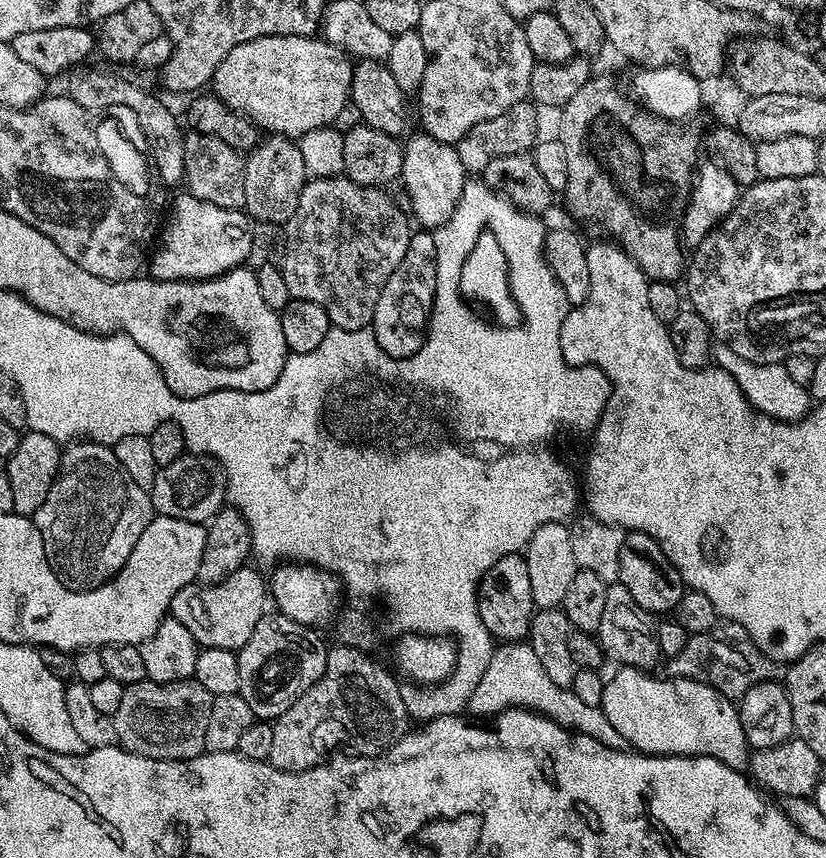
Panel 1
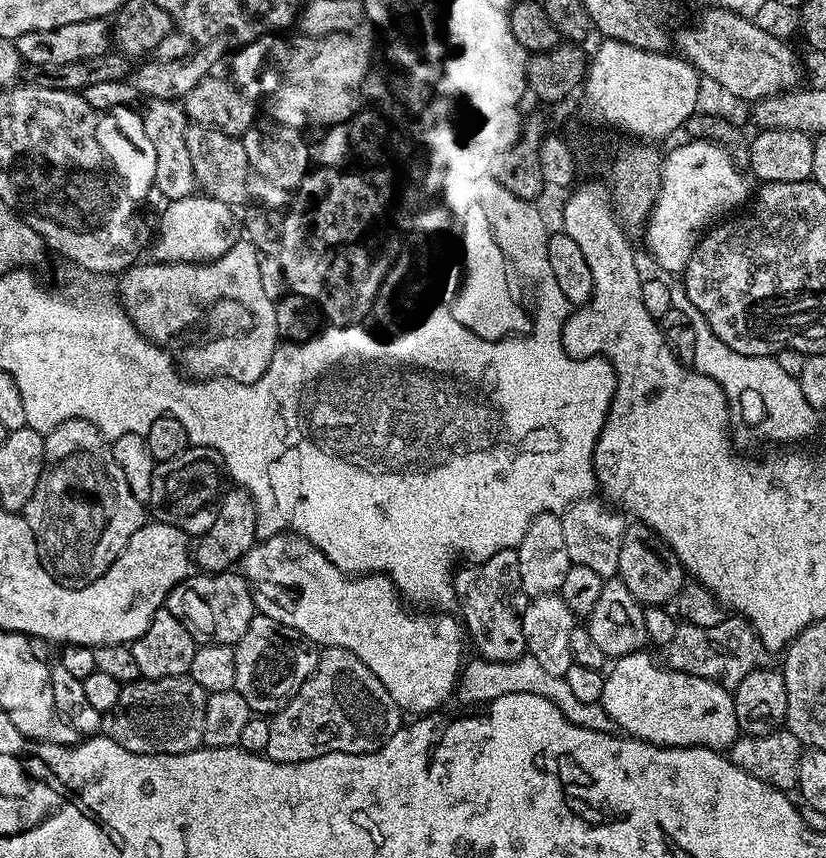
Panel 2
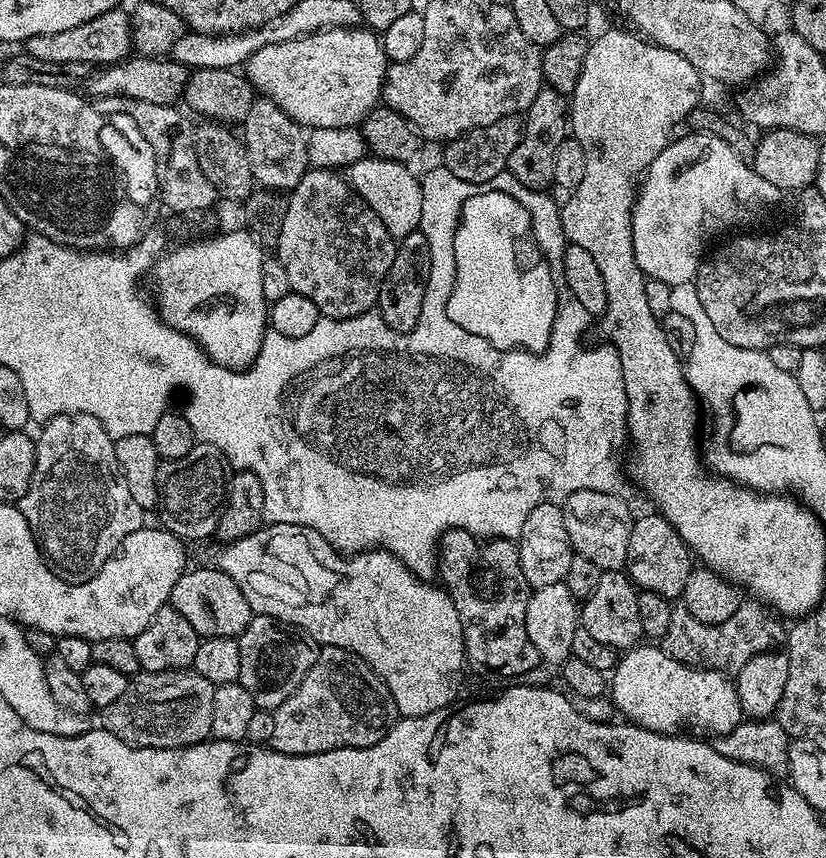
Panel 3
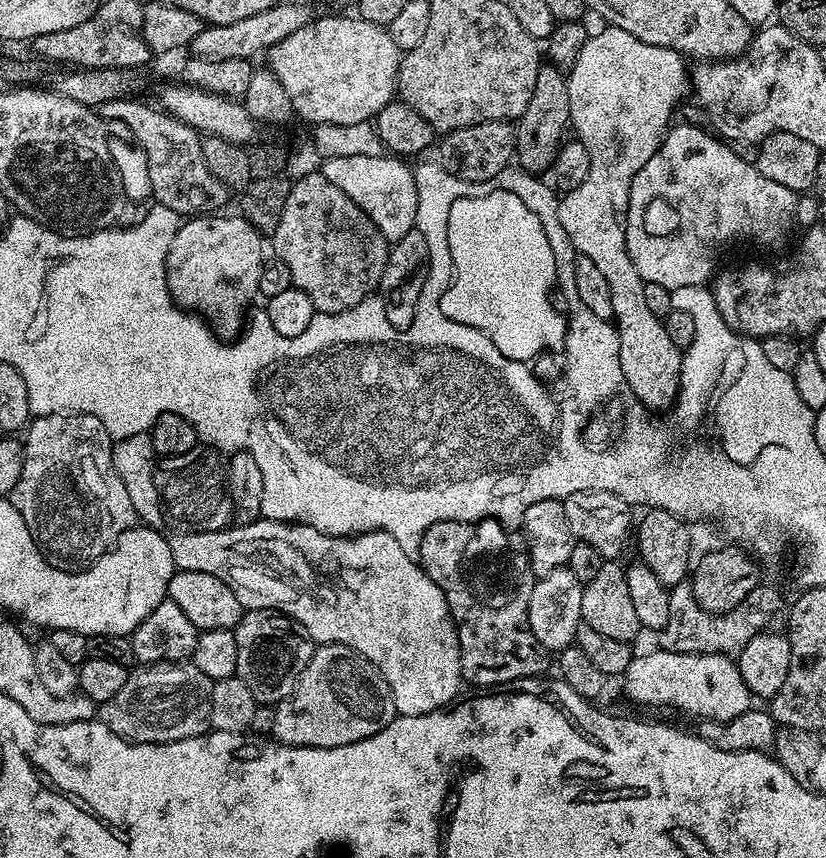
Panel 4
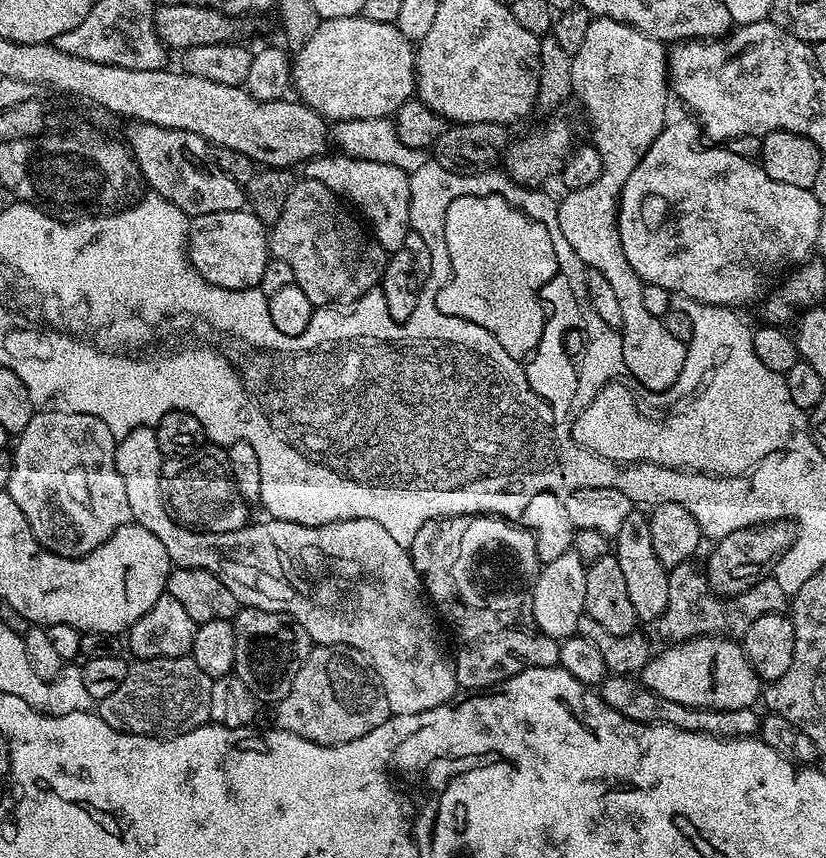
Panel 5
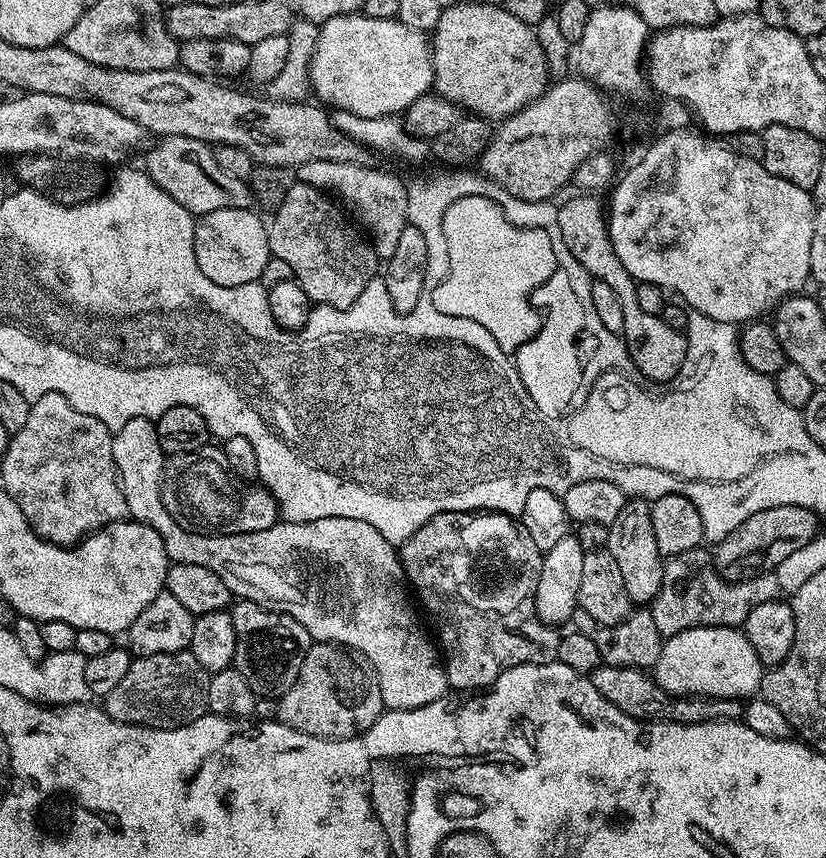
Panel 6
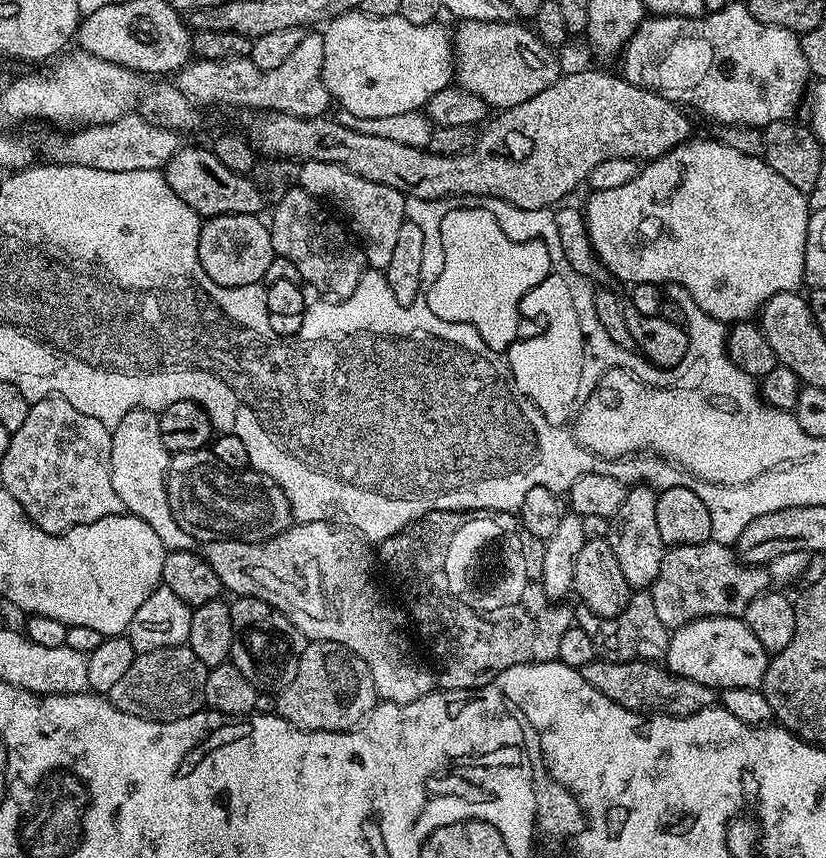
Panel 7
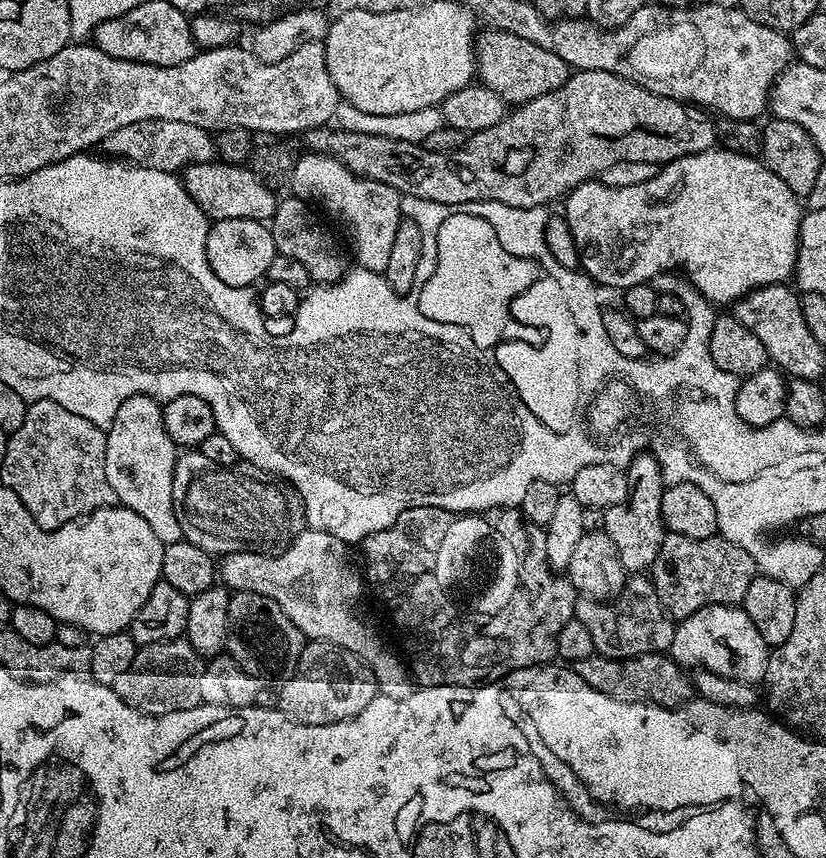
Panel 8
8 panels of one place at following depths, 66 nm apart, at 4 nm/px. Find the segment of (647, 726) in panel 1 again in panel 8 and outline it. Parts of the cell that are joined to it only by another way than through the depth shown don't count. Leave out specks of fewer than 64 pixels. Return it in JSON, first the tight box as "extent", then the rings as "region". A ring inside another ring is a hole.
{"extent":[670,604,770,685],"region":[[[715,604],[690,614],[676,624],[670,655],[672,661],[685,670],[705,668],[731,680],[745,680],[747,684],[755,685],[764,679],[769,651],[770,646],[762,634],[758,634],[758,626],[750,622],[743,607]]]}

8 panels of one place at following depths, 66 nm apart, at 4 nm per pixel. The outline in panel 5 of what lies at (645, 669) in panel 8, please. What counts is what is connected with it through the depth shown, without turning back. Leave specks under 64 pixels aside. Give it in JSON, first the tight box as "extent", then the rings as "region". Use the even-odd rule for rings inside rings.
{"extent":[598,675,761,738],"region":[[[609,675],[603,684],[599,685],[598,694],[618,714],[630,718],[634,722],[643,724],[665,724],[674,726],[678,730],[686,730],[694,734],[706,734],[714,738],[742,738],[759,733],[761,717],[756,716],[756,708],[748,707],[742,710],[710,710],[709,708],[695,708],[682,706],[682,702],[670,702],[670,698],[662,698],[645,688],[639,679],[632,676]]]}

